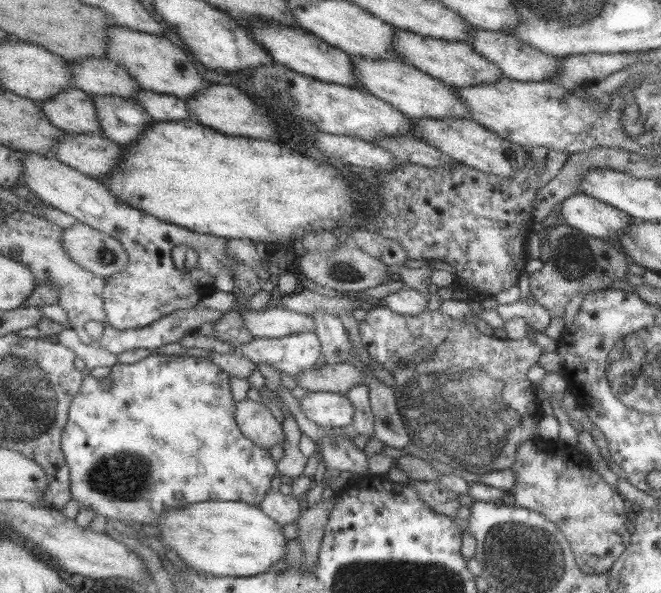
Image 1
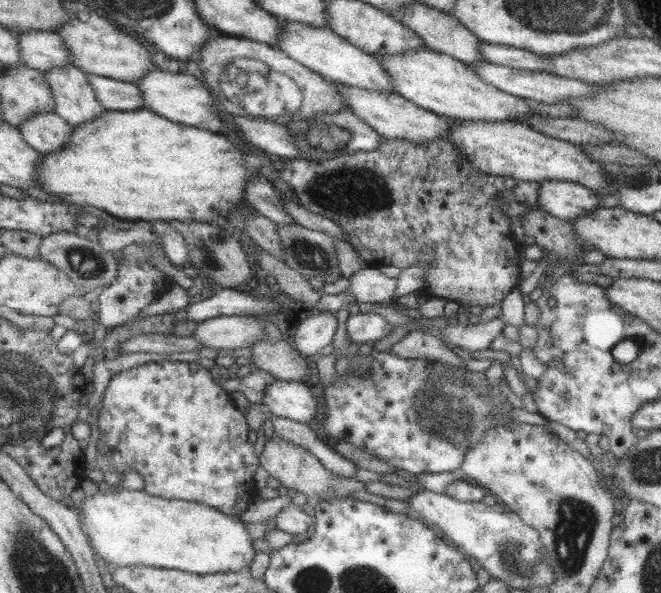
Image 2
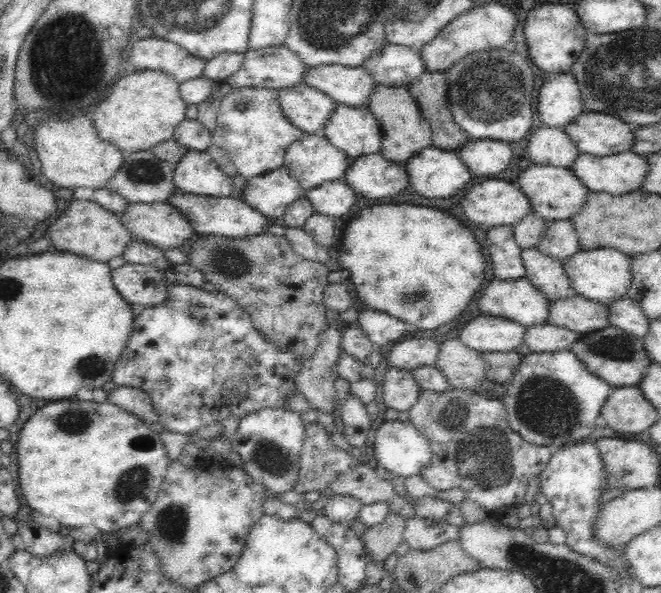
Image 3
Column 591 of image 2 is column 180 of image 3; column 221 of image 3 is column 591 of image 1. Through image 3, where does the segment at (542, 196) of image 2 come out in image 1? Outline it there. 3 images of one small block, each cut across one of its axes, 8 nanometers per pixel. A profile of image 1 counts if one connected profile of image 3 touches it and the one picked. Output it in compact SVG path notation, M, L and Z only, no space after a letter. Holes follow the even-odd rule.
M581 192L561 202L559 216L565 220L565 226L571 226L583 236L591 236L595 240L619 238L633 222L625 212Z

